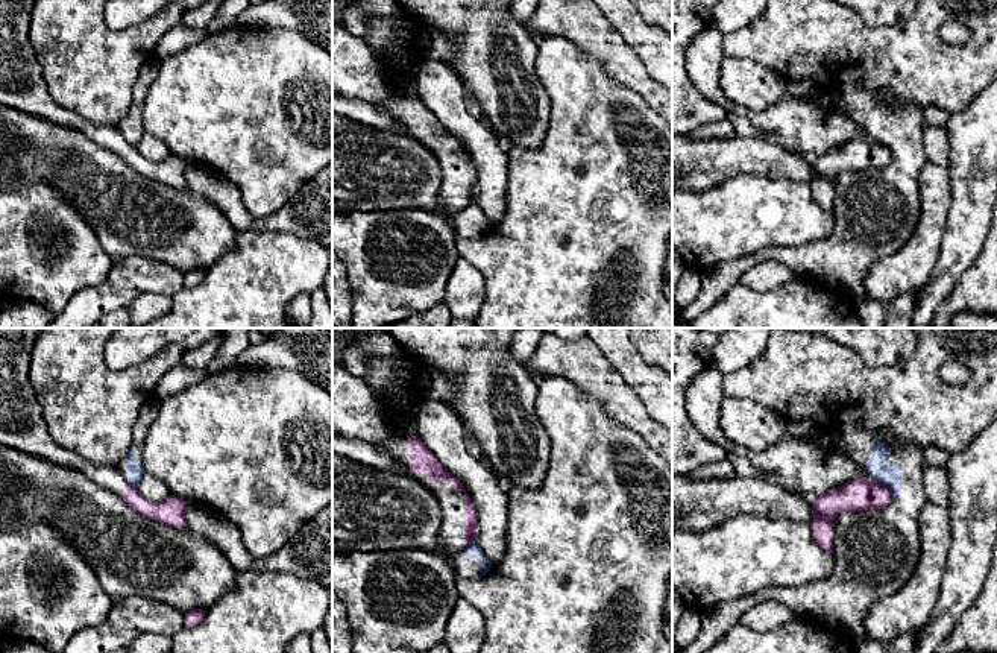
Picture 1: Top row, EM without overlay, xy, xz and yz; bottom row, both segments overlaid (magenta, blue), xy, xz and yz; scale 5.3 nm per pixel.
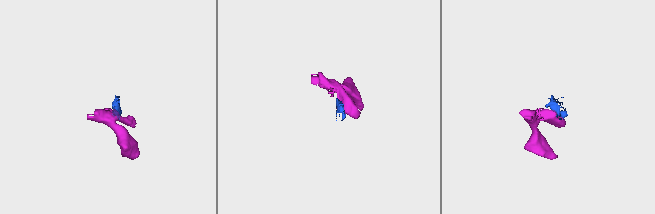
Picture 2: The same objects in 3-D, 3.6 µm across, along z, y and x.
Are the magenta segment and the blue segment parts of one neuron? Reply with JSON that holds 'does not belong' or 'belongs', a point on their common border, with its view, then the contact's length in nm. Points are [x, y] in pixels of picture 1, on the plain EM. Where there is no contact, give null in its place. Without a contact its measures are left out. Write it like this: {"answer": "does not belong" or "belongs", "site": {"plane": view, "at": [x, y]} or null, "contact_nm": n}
{"answer": "does not belong", "site": {"plane": "yz", "at": [883, 145]}, "contact_nm": 130}

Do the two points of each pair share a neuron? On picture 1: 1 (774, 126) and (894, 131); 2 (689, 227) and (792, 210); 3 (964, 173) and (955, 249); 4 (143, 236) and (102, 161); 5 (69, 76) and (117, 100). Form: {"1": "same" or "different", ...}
{"1": "different", "2": "same", "3": "same", "4": "same", "5": "same"}

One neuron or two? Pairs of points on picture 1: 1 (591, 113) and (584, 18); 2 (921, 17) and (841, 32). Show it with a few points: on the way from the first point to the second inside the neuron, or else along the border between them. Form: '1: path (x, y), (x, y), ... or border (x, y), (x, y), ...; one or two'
1: border (556, 37), (565, 37), (592, 53), (612, 79); two
2: path (902, 37), (861, 38); one

